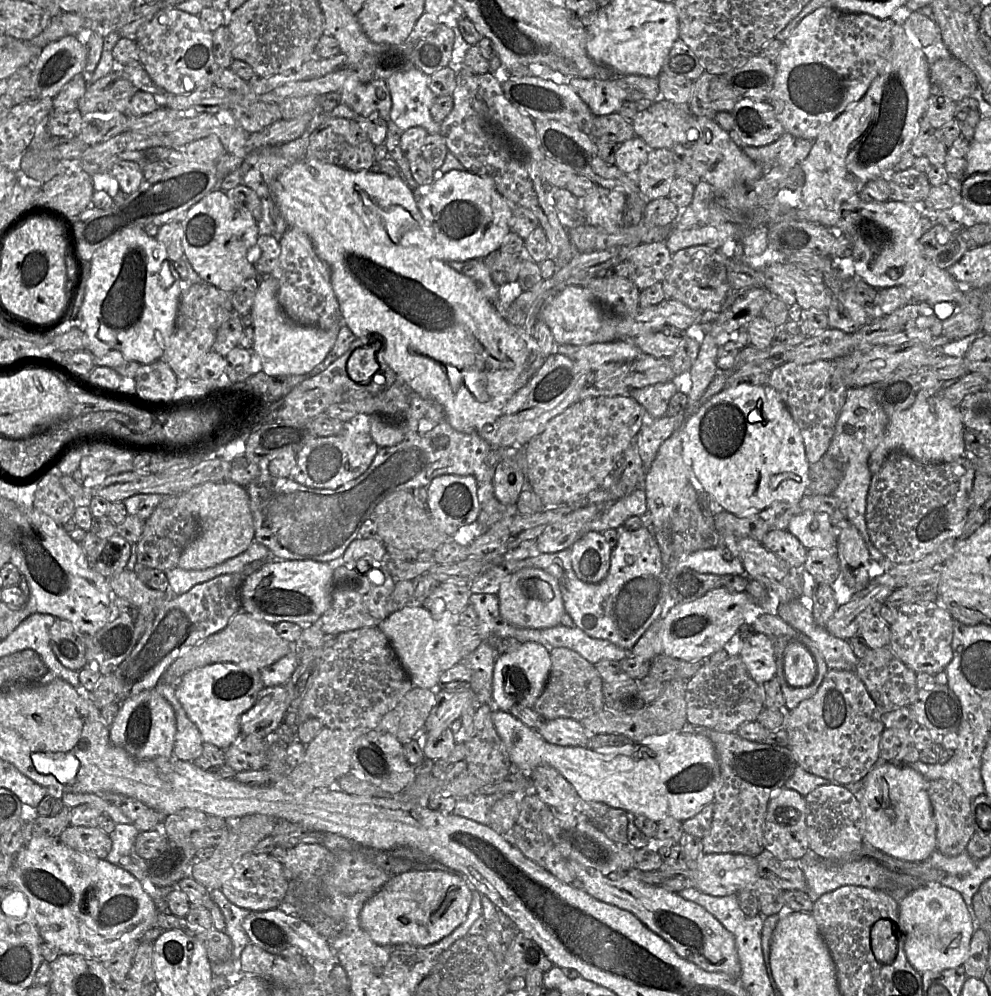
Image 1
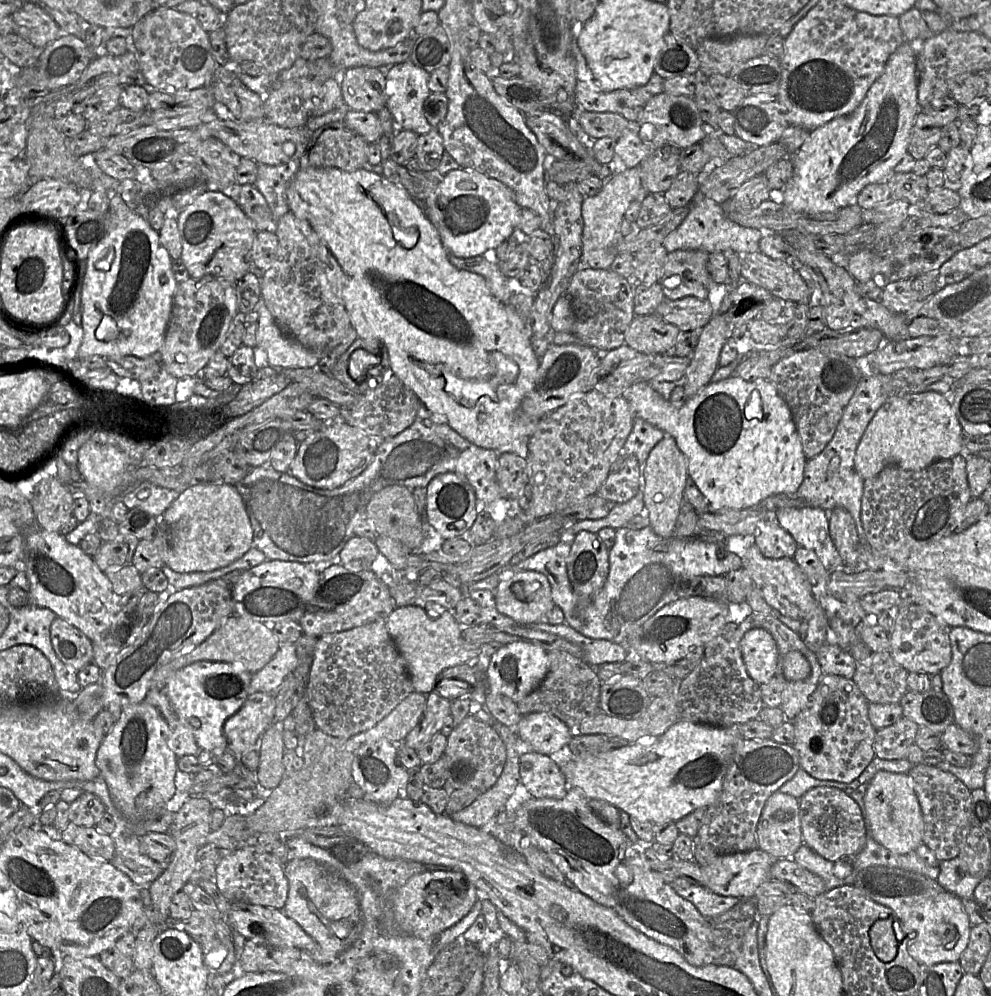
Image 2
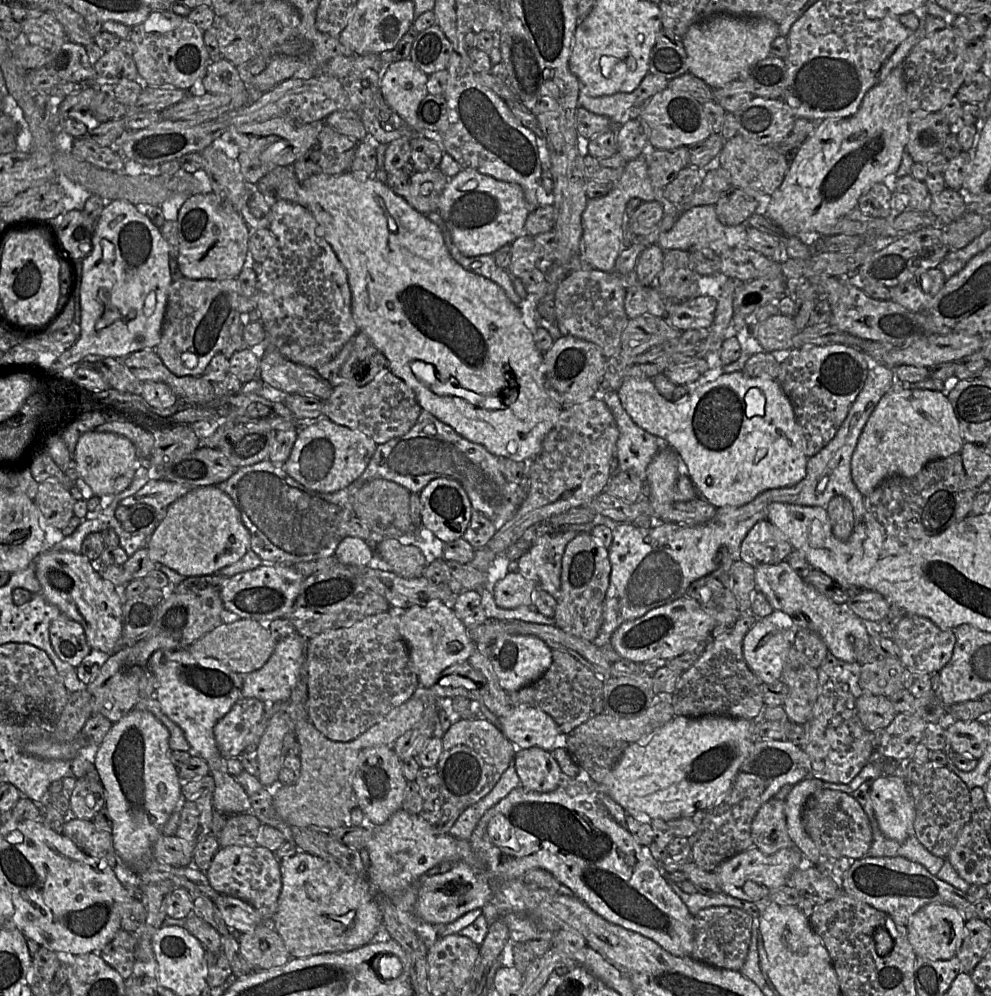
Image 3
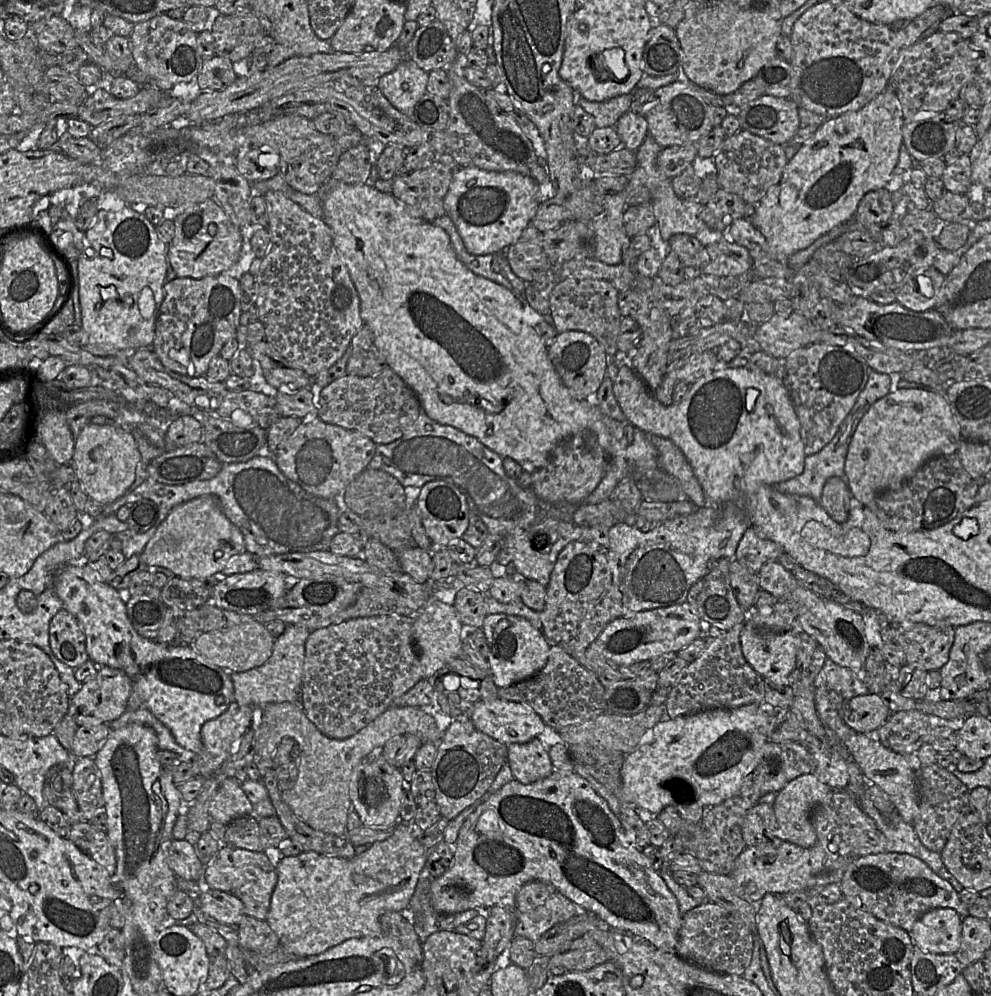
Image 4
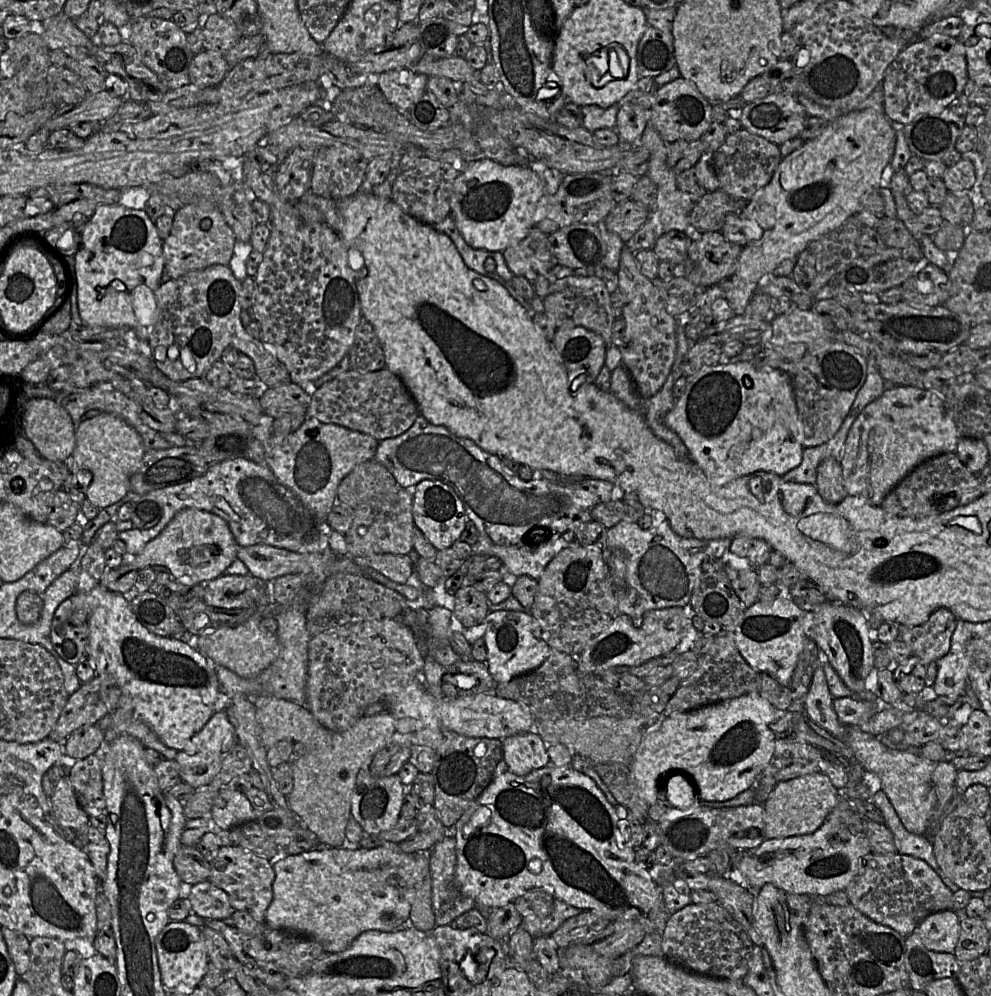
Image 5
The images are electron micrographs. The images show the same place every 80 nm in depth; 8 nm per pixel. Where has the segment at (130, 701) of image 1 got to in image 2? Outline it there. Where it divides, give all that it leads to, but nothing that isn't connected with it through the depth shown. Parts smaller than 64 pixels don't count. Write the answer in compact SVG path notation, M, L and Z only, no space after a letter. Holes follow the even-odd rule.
M144 701L128 706L103 738L96 754L96 765L114 804L129 820L137 821L144 813L160 813L169 809L177 813L182 804L175 802L177 757L170 749L170 730L160 712Z

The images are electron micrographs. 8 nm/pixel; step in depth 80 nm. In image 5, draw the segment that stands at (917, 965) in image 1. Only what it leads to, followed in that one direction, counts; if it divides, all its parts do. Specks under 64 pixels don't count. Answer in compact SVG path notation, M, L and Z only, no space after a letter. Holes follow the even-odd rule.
M942 910L925 917L913 933L917 934L929 950L936 952L953 953L960 933L960 920L962 913L954 910Z

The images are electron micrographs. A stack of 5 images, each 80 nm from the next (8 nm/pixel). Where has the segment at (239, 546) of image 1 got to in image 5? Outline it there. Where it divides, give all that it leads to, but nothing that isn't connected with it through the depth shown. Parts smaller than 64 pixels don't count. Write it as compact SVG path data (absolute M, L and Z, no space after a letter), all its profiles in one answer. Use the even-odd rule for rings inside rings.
M186 508L177 512L159 535L149 541L140 554L126 560L125 564L133 565L136 570L154 565L165 566L176 581L186 585L198 585L220 577L236 559L238 548L239 546L224 519L200 509Z

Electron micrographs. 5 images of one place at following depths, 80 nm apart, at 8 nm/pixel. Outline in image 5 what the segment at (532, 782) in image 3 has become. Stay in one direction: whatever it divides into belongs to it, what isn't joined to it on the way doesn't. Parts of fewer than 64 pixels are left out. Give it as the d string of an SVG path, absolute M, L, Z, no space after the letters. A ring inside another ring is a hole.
M534 731L516 734L502 741L503 759L508 770L518 776L544 768L550 764L547 744Z

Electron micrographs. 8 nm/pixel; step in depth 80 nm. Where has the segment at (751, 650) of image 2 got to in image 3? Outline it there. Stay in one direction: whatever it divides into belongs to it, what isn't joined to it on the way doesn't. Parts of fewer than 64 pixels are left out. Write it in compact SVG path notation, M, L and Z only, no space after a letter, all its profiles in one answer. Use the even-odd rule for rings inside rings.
M774 610L771 615L759 618L743 639L744 659L751 671L764 683L772 684L781 680L784 665L799 630L791 617L783 611Z

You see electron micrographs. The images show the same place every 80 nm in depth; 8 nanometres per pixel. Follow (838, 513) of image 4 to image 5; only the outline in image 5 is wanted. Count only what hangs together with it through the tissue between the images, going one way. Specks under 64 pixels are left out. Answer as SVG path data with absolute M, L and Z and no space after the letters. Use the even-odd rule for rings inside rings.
M833 457L819 464L815 485L821 497L830 504L840 503L848 495L843 484L841 464Z

